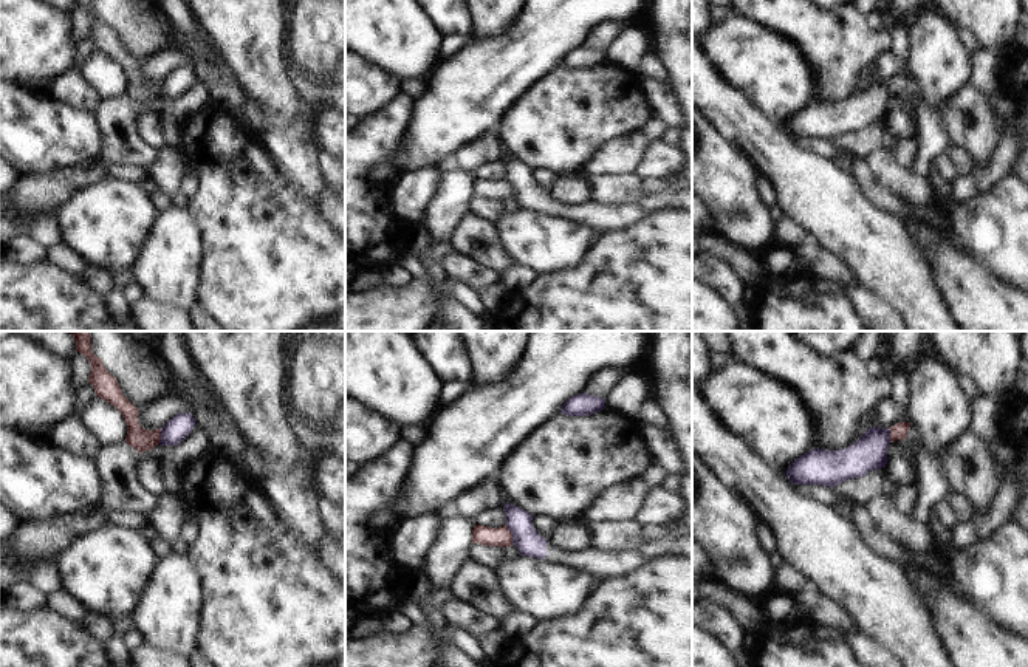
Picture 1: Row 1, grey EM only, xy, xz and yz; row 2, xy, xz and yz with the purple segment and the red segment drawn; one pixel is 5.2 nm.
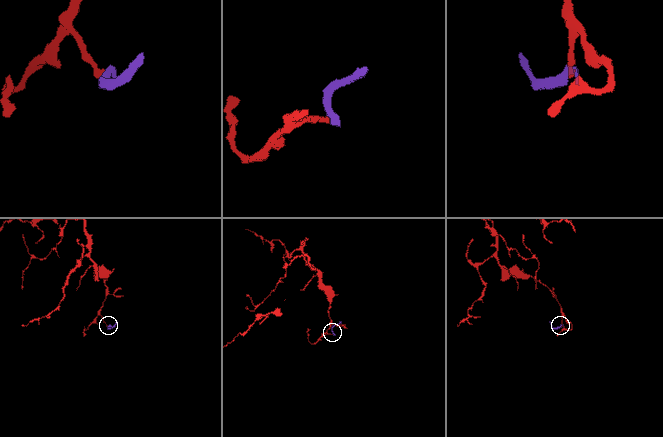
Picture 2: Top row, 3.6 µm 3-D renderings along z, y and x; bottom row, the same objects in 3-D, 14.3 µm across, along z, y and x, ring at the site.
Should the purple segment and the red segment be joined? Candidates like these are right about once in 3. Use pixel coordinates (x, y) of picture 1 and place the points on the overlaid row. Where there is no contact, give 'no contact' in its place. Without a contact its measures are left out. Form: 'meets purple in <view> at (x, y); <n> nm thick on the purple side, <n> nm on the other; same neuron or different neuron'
meets purple in xz at (513, 534); 140 nm thick on the purple side, 100 nm on the other; different neuron

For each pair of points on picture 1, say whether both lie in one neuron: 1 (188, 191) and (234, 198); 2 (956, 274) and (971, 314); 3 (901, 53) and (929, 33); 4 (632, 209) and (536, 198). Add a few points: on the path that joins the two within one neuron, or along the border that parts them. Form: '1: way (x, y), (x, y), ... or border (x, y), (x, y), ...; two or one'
1: border (186, 166), (195, 174), (197, 191), (183, 200); two
2: way (965, 283), (971, 291), (971, 305); one
3: border (911, 28), (909, 75); two
4: way (609, 212), (568, 212), (559, 209); one

